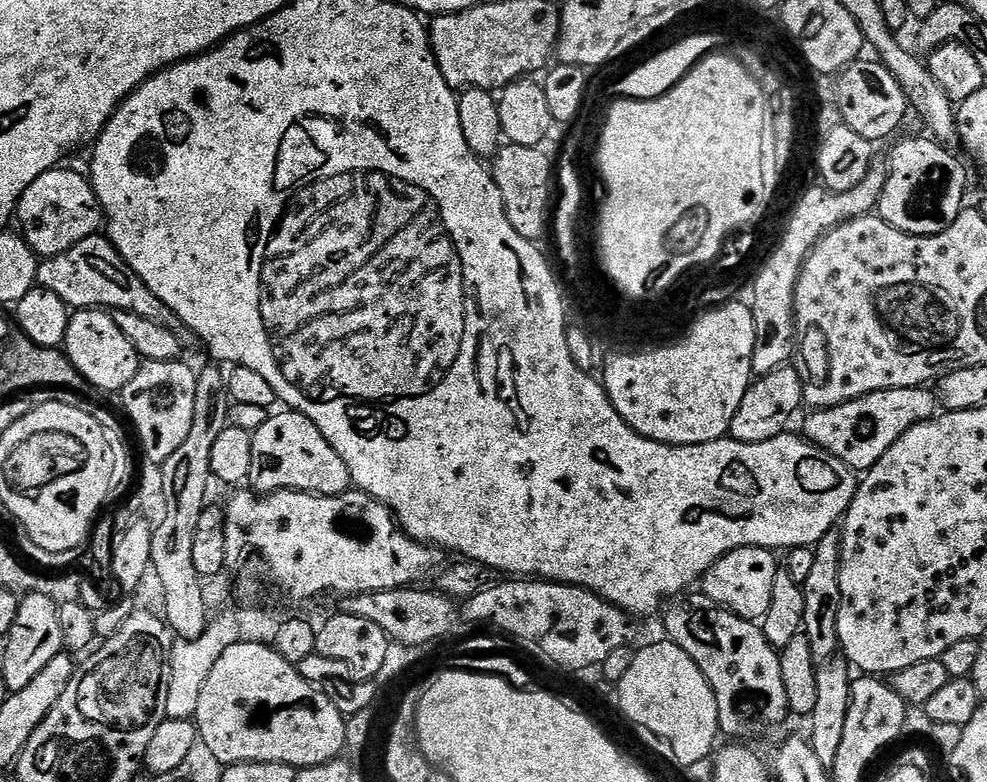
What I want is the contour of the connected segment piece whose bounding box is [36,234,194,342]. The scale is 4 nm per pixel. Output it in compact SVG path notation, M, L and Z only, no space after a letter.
M107 235L90 236L70 247L65 253L41 259L36 269L36 279L39 287L50 290L53 294L58 294L58 298L62 298L62 302L66 302L69 309L99 308L138 314L138 318L146 318L150 322L158 322L158 326L166 326L166 330L174 333L181 342L193 339L194 332L193 329L189 328L188 321L178 318L178 314L174 314L174 310L170 310L170 306L166 306L166 302L162 302L162 298L158 298L158 294L154 294L150 290L150 286L146 286L146 282L142 282L142 278L138 278L138 274L134 274L134 270L125 262L122 254L114 247Z

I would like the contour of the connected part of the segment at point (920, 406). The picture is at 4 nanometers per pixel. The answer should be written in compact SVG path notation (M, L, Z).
M931 387L878 390L862 398L854 398L842 406L817 408L804 420L803 435L822 450L834 454L857 474L872 468L918 422L931 420L938 412L938 396Z

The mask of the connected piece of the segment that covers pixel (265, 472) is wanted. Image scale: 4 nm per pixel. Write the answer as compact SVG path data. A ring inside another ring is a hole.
M280 411L284 412L278 413L277 416L276 413L269 415L266 423L257 432L252 433L252 457L247 483L260 494L295 490L314 492L317 496L337 496L349 491L353 487L350 470L346 466L346 462L342 462L342 458L338 458L334 446L330 446L330 442L326 442L326 438L322 438L322 430L318 430L318 426L314 426L314 422L310 422L310 418L306 418L301 412Z

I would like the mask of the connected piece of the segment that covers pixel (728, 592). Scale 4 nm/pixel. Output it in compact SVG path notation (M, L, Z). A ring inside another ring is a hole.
M739 548L726 554L702 577L703 595L718 606L730 610L738 618L763 621L766 610L770 610L770 597L774 591L774 578L778 571L777 553L770 548Z

